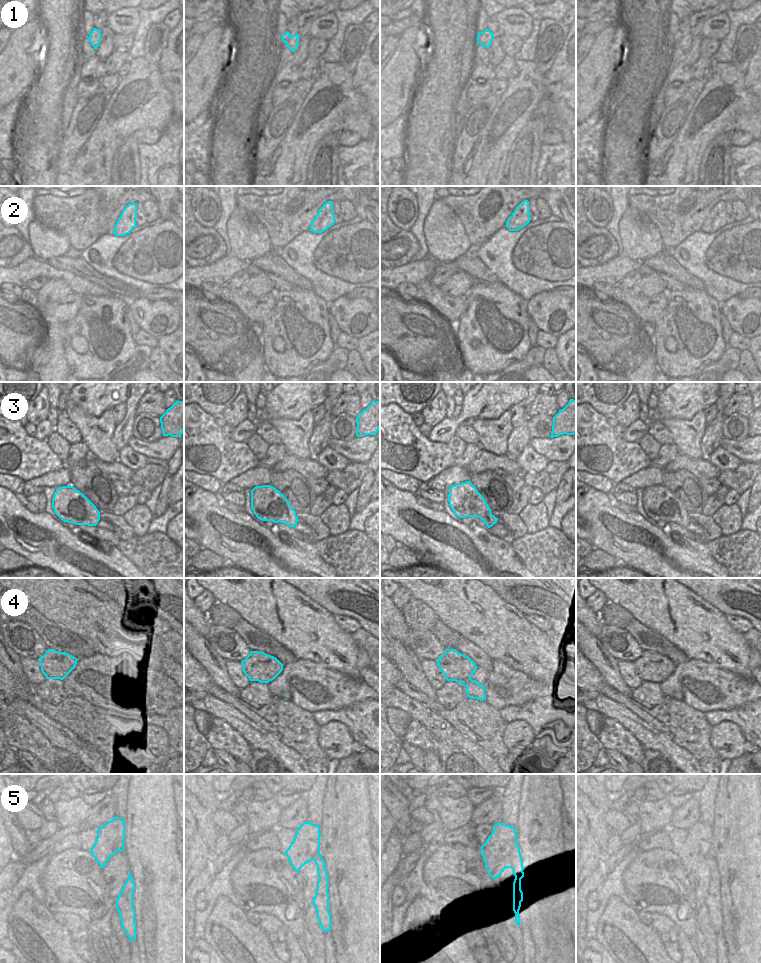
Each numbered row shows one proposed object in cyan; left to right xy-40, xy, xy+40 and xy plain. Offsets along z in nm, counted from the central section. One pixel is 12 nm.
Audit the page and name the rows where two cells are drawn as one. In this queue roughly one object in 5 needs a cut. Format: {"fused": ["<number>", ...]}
{"fused": ["2", "5"]}

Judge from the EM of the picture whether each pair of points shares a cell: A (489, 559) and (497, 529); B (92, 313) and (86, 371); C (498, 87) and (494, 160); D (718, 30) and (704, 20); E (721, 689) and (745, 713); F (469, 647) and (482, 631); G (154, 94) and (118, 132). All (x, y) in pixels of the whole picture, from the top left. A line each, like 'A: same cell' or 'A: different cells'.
A: different cells
B: same cell
C: different cells
D: same cell
E: different cells
F: different cells
G: same cell

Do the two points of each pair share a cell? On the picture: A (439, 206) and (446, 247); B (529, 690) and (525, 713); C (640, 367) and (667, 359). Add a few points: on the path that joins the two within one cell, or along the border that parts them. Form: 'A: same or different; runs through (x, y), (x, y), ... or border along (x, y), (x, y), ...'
A: same; runs through (440, 216), (445, 237)
B: different; border along (550, 697), (537, 697), (519, 706), (504, 707)
C: different; border along (652, 340), (655, 363), (658, 370)

